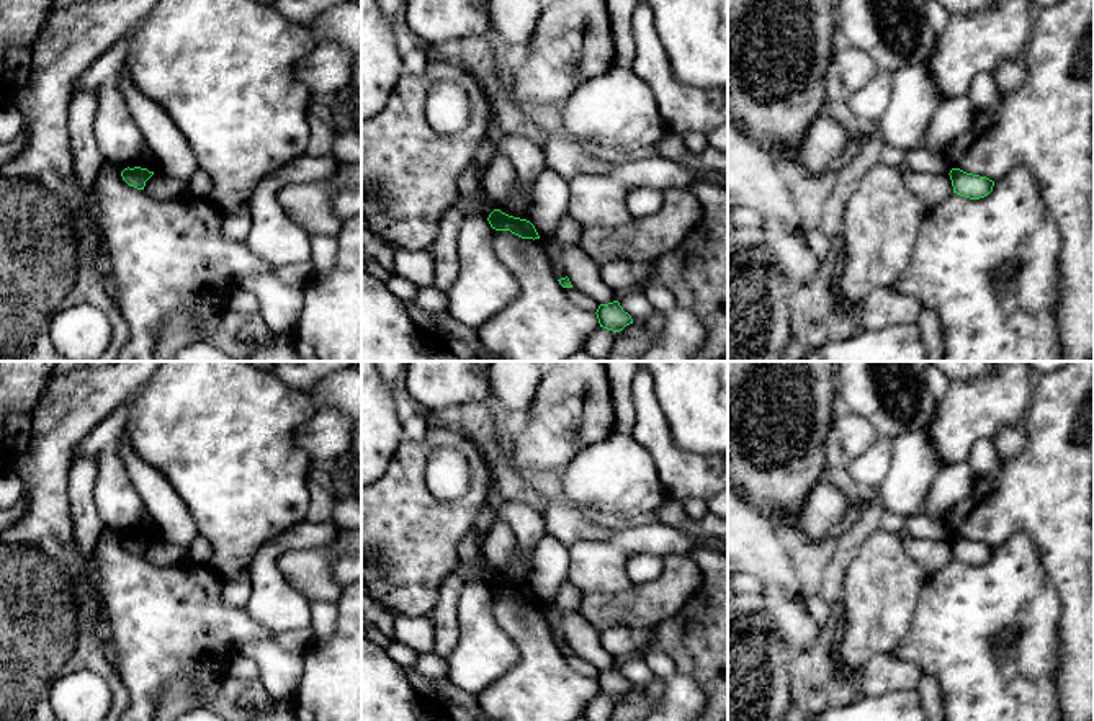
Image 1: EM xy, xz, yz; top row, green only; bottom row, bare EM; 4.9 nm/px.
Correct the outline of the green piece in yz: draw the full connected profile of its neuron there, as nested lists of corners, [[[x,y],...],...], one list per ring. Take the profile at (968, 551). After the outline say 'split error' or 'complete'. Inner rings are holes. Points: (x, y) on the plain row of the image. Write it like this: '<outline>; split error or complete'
[[[952,535],[948,541],[952,546],[953,559],[970,566],[980,566],[988,562],[994,553],[993,546],[966,540],[960,535]]]; complete

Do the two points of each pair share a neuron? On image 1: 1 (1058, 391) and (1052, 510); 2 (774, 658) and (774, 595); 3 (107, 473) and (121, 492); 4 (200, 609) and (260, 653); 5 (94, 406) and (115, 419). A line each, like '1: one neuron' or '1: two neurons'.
1: one neuron
2: two neurons
3: one neuron
4: two neurons
5: two neurons

